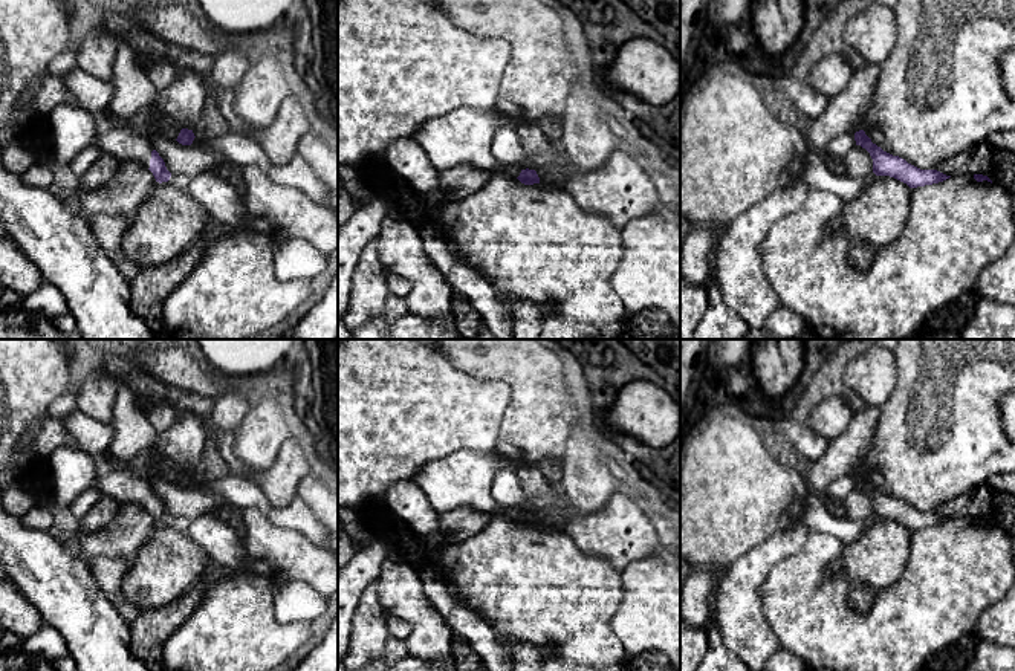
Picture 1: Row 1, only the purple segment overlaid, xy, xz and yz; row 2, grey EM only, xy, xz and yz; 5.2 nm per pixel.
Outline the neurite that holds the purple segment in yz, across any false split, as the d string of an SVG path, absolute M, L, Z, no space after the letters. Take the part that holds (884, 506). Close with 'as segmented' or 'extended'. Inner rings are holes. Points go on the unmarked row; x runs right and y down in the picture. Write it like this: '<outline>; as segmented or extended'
M864 472L854 475L856 488L865 491L873 501L873 515L876 518L890 518L910 530L925 529L943 524L951 518L946 518L937 512L920 512L899 498L893 498L884 494L880 489L871 485Z; as segmented

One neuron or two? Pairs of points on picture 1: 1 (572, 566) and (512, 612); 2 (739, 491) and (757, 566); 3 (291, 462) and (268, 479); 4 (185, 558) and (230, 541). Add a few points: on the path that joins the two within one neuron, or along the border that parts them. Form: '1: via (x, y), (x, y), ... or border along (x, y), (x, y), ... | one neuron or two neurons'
1: via (557, 581), (535, 589), (528, 596) | one neuron
2: border along (784, 529), (743, 552), (726, 570) | two neurons
3: via (285, 468), (274, 479) | one neuron
4: border along (187, 532), (211, 560) | two neurons

